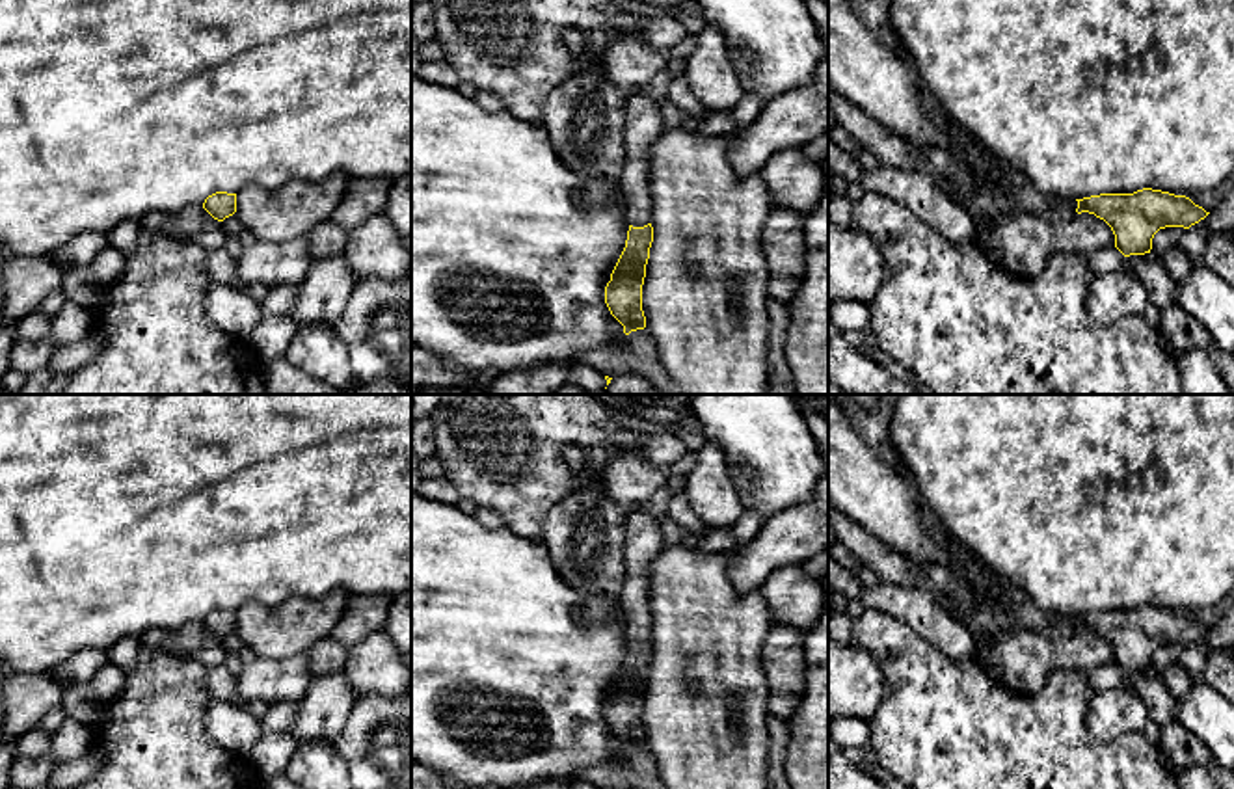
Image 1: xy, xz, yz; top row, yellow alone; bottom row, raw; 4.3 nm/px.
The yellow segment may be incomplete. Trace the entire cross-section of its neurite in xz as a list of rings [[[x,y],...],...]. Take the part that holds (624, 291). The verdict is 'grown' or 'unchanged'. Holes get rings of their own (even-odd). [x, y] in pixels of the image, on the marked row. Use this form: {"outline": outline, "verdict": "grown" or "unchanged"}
{"outline": [[[648,86],[627,97],[625,166],[616,184],[625,195],[629,231],[625,247],[605,287],[605,303],[624,326],[625,335],[646,328],[642,285],[653,242],[648,166],[650,147],[663,130],[661,106],[651,99]]], "verdict": "grown"}

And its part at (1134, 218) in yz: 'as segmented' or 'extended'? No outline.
extended

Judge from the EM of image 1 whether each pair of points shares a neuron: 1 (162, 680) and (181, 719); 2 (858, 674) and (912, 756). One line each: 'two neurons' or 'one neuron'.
1: one neuron
2: two neurons

